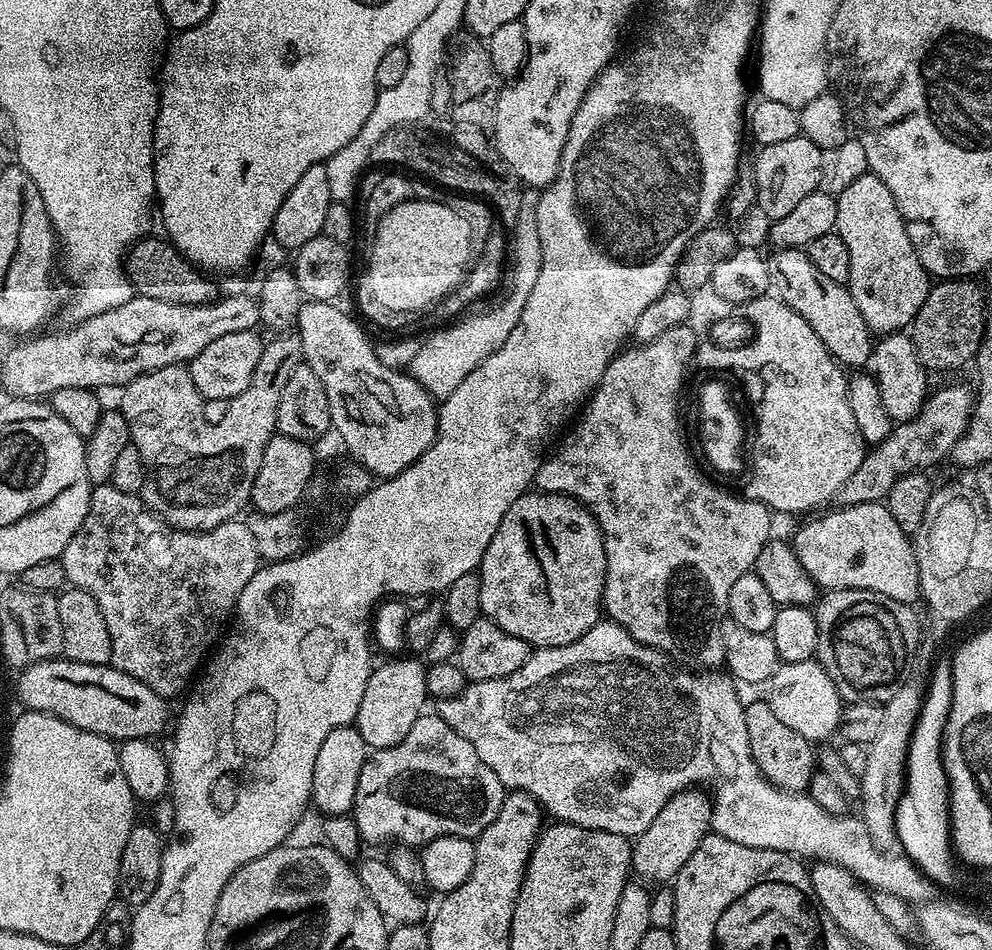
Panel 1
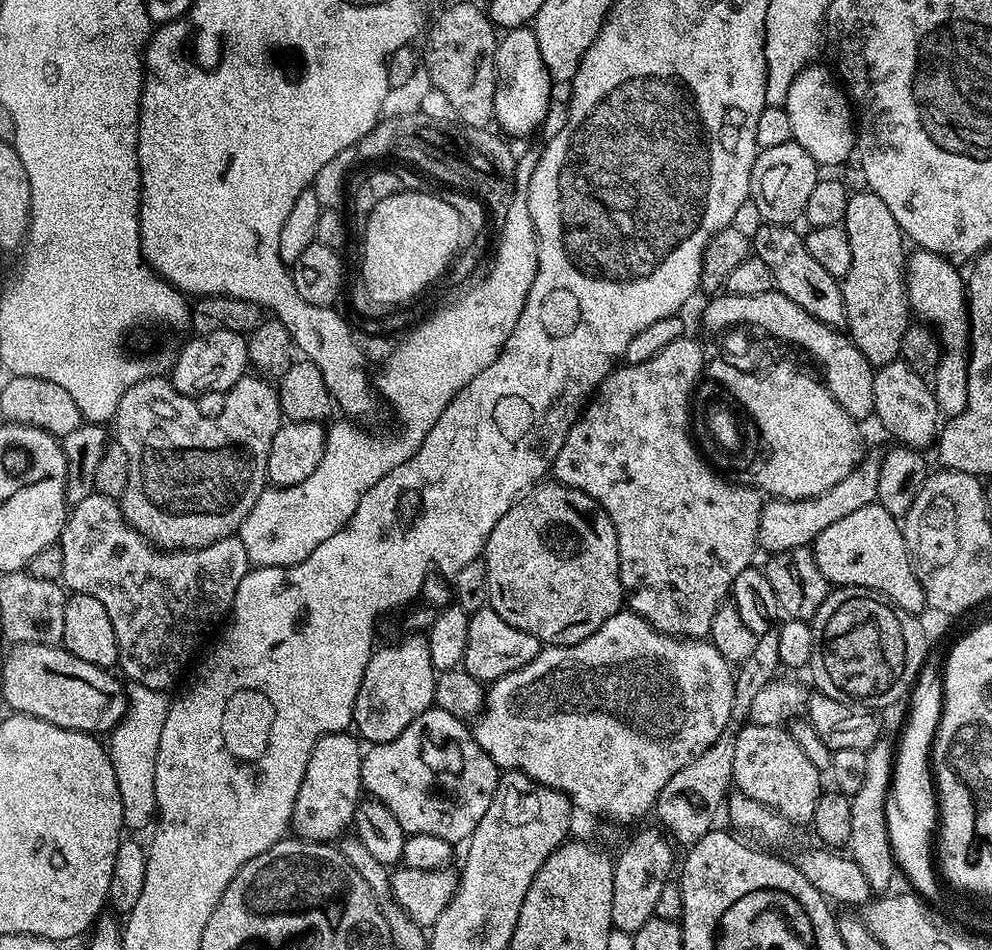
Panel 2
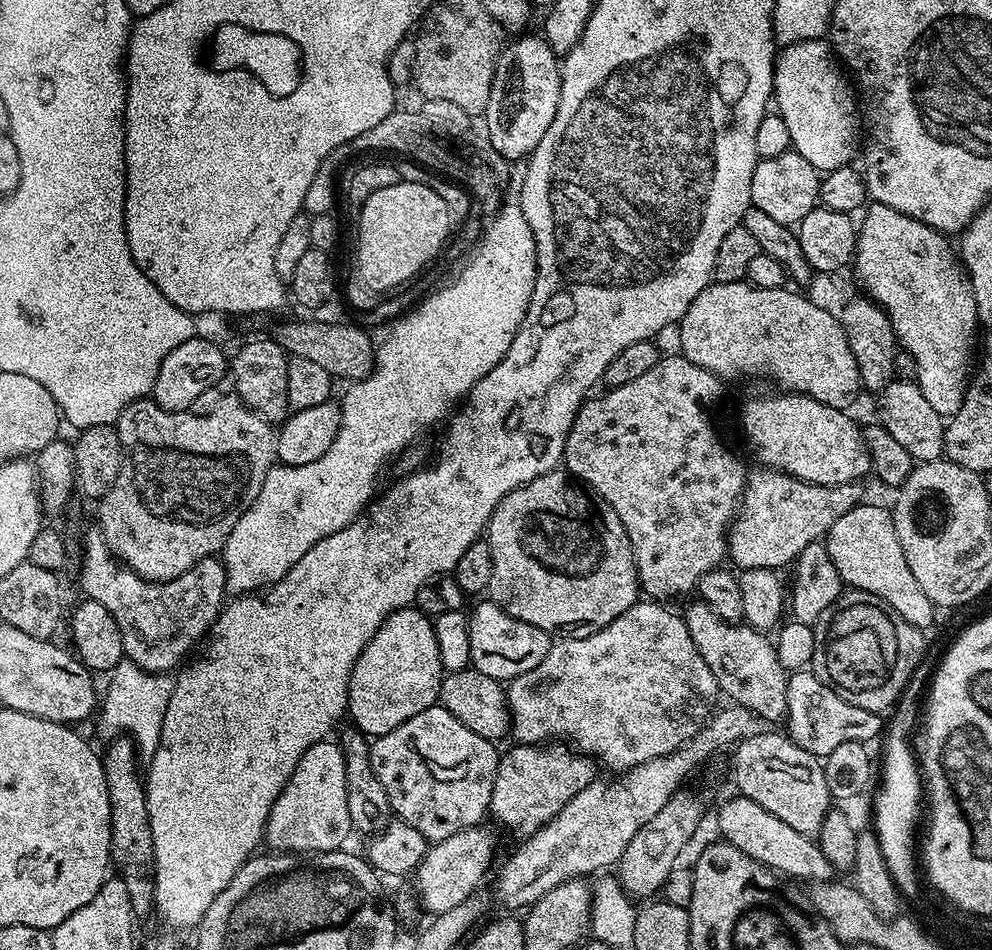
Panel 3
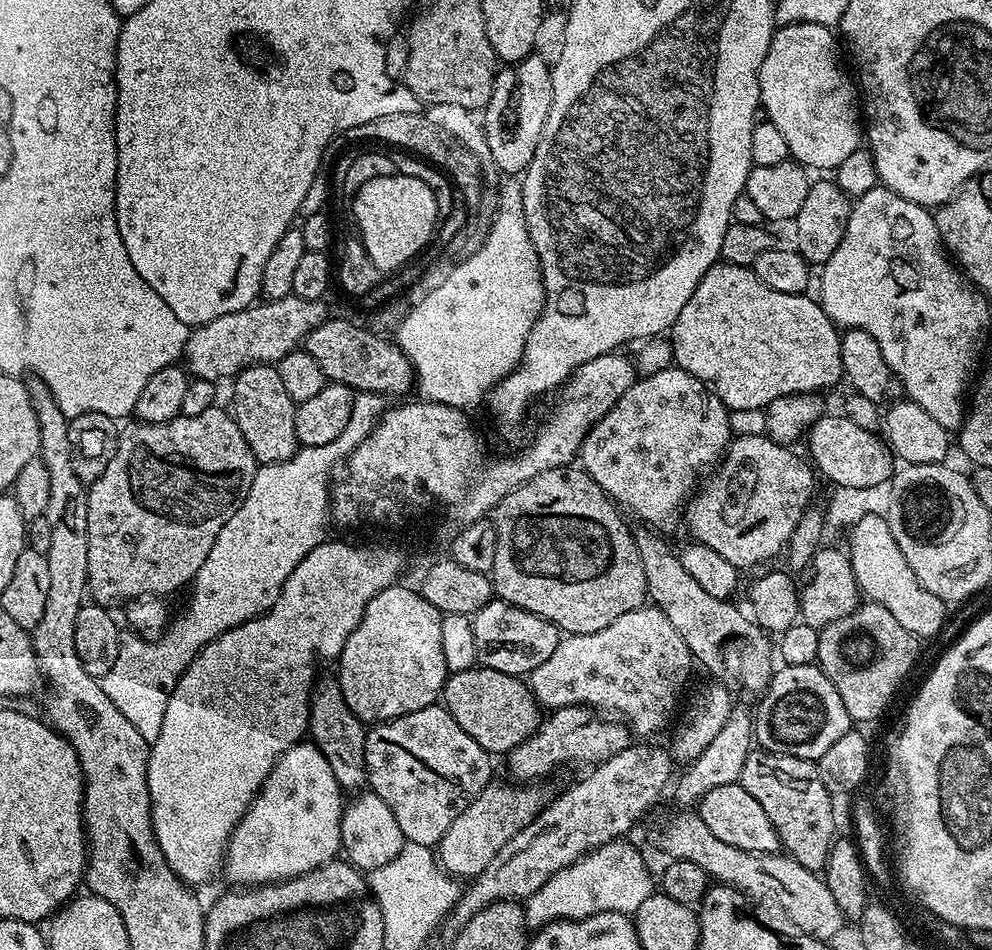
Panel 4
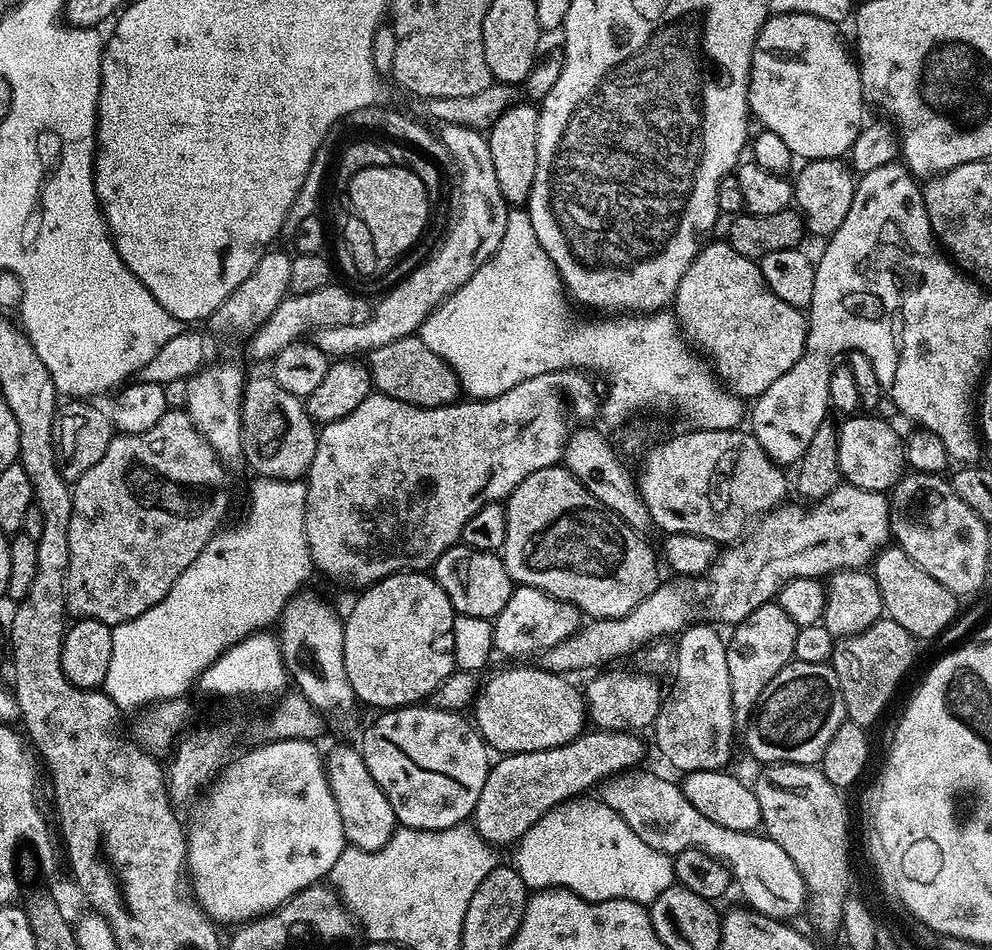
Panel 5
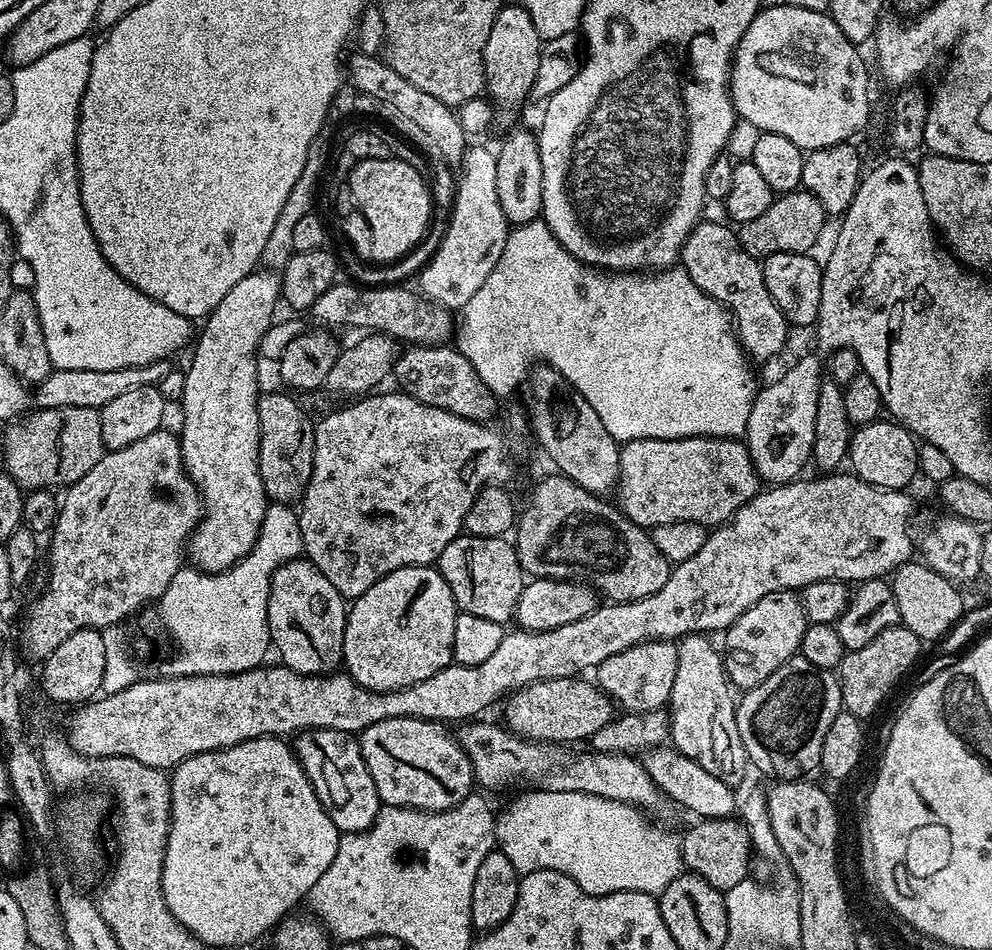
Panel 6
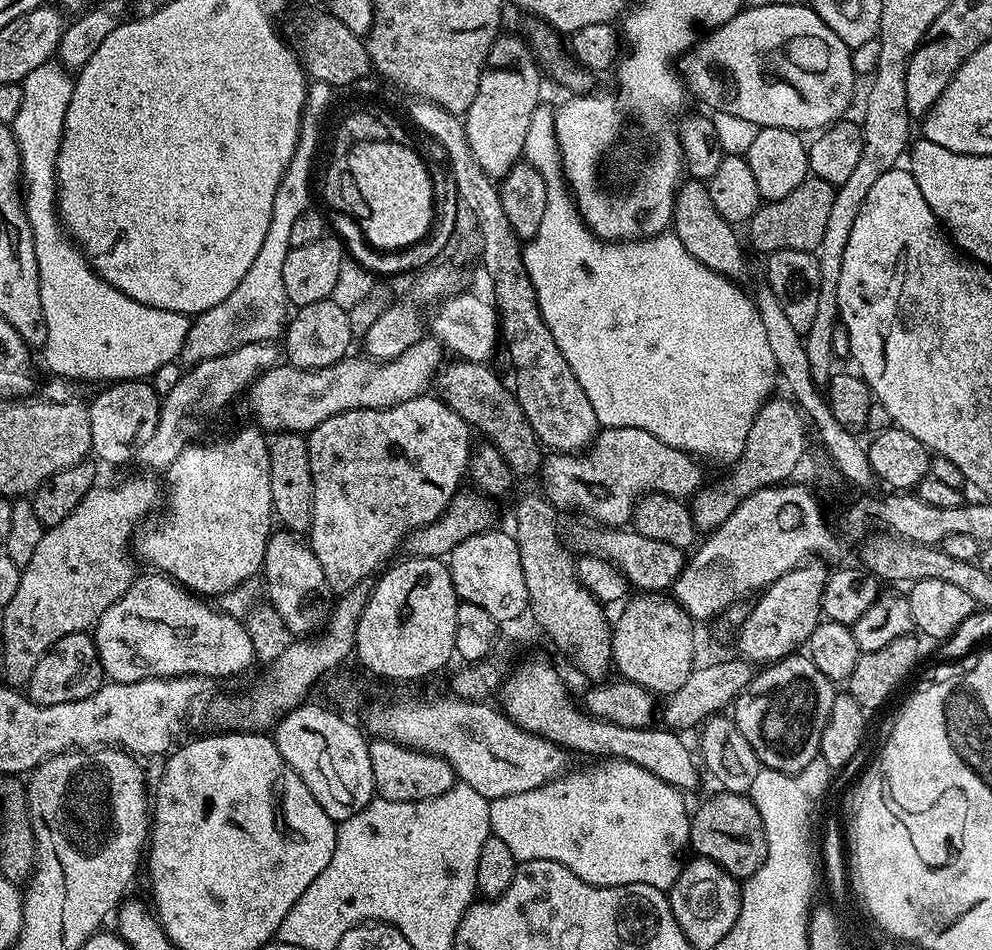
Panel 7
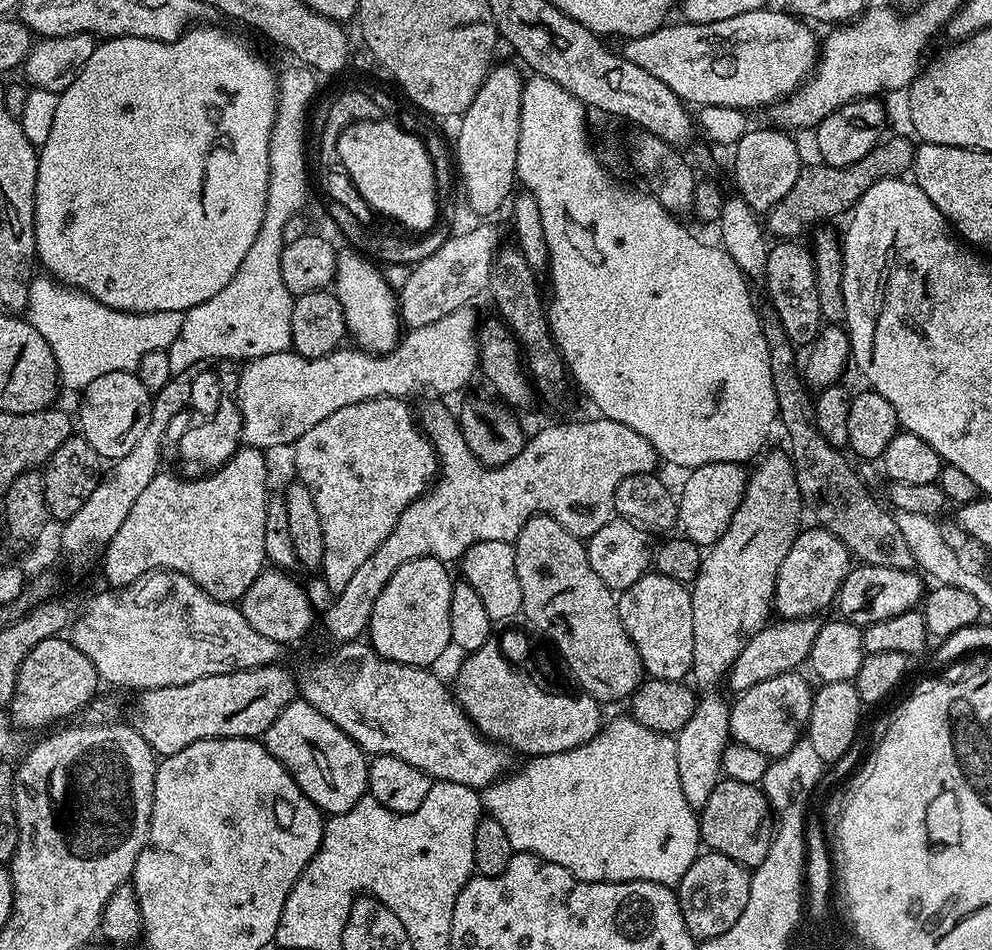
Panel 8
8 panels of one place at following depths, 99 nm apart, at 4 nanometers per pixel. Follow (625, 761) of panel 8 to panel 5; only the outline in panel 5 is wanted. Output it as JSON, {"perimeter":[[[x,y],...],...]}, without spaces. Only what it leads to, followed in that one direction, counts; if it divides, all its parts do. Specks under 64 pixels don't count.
{"perimeter":[[[573,798],[564,801],[563,804],[557,804],[520,837],[515,845],[516,853],[513,854],[511,863],[522,882],[529,890],[568,888],[589,902],[637,900],[645,906],[651,905],[660,893],[656,889],[656,879],[665,871],[665,857],[646,846],[646,842],[642,842],[642,838],[638,838],[634,830],[626,826],[624,819],[614,810],[610,810],[610,806],[596,798],[584,799],[588,798]]]}

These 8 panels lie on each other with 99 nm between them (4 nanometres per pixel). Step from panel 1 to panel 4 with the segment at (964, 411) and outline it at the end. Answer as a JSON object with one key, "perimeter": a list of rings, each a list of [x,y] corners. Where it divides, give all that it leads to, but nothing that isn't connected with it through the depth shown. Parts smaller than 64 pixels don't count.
{"perimeter":[[[767,434],[733,439],[719,461],[720,469],[701,488],[699,485],[695,495],[683,505],[682,520],[686,528],[688,524],[688,532],[692,535],[689,537],[697,544],[710,546],[710,550],[718,550],[718,554],[737,570],[772,560],[779,552],[781,555],[799,519],[809,509],[808,499],[812,496],[813,469],[807,463],[804,465],[792,451],[791,447],[772,440]]]}

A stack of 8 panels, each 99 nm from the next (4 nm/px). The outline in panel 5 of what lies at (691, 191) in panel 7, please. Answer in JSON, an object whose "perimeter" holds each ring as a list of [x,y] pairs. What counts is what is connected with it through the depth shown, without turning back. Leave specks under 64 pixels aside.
{"perimeter":[[[726,242],[705,243],[694,262],[690,262],[676,291],[674,315],[684,339],[707,357],[728,391],[741,398],[761,396],[770,386],[774,386],[777,378],[782,378],[782,374],[790,370],[790,366],[794,366],[794,362],[804,357],[804,349],[808,347],[807,315],[801,309],[790,306],[790,302],[782,302],[782,298],[770,290],[766,278],[762,278],[759,263],[738,254],[738,250]]]}

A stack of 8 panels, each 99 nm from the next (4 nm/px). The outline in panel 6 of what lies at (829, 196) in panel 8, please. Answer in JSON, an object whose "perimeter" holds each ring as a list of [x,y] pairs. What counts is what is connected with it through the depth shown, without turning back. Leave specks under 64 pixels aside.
{"perimeter":[[[803,190],[785,192],[773,199],[768,207],[758,218],[739,225],[738,235],[740,244],[746,250],[746,254],[763,258],[775,252],[807,252],[813,251],[816,239],[824,228],[826,213],[822,202],[814,198],[814,194]]]}

